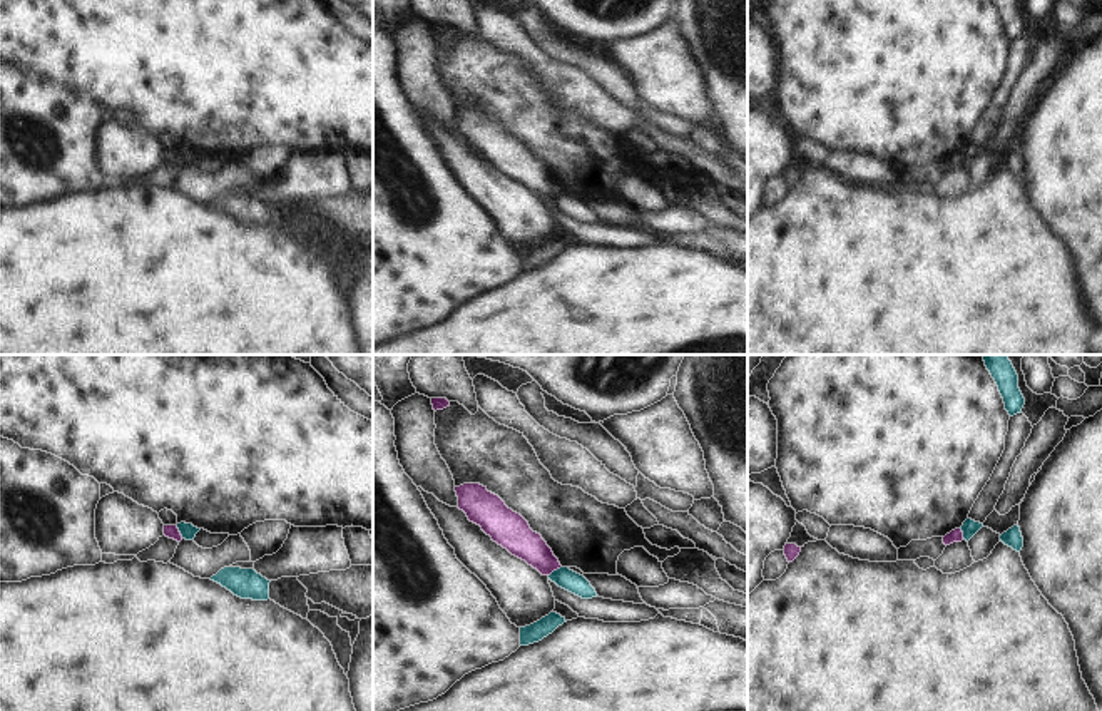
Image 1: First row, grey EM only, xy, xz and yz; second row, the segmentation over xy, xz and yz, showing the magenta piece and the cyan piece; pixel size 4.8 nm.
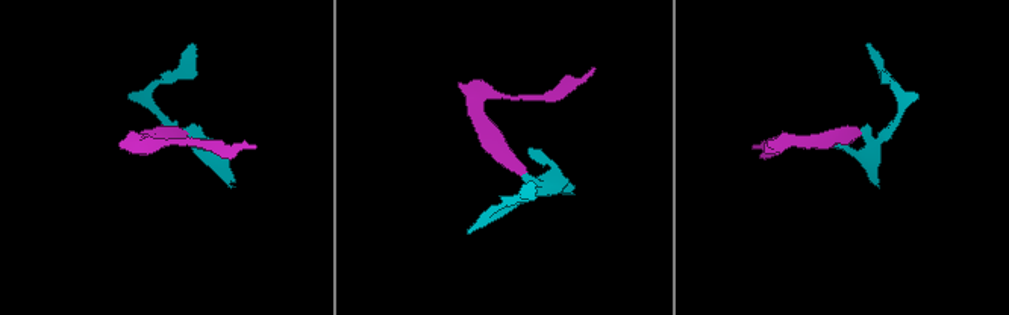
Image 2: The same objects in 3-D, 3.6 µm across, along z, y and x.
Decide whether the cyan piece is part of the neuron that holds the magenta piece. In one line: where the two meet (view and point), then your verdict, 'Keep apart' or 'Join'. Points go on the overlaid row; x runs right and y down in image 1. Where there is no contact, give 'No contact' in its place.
Touches magenta at xy (179, 532). Keep apart.

